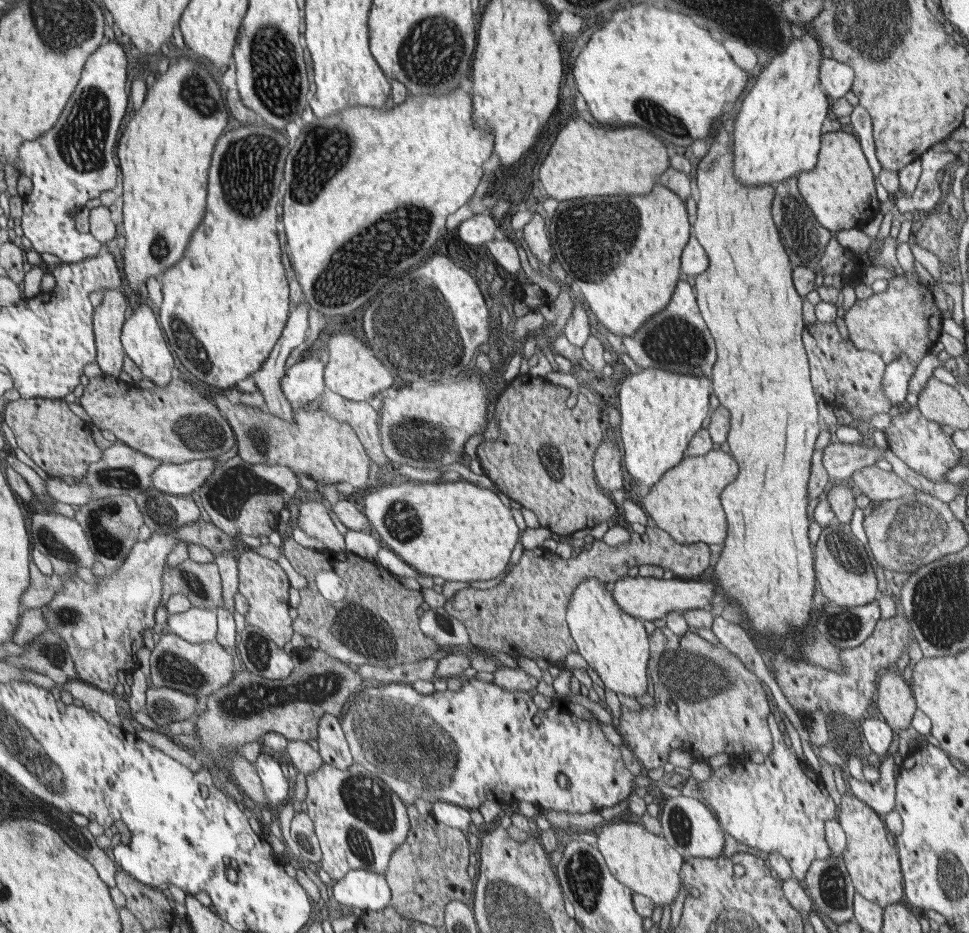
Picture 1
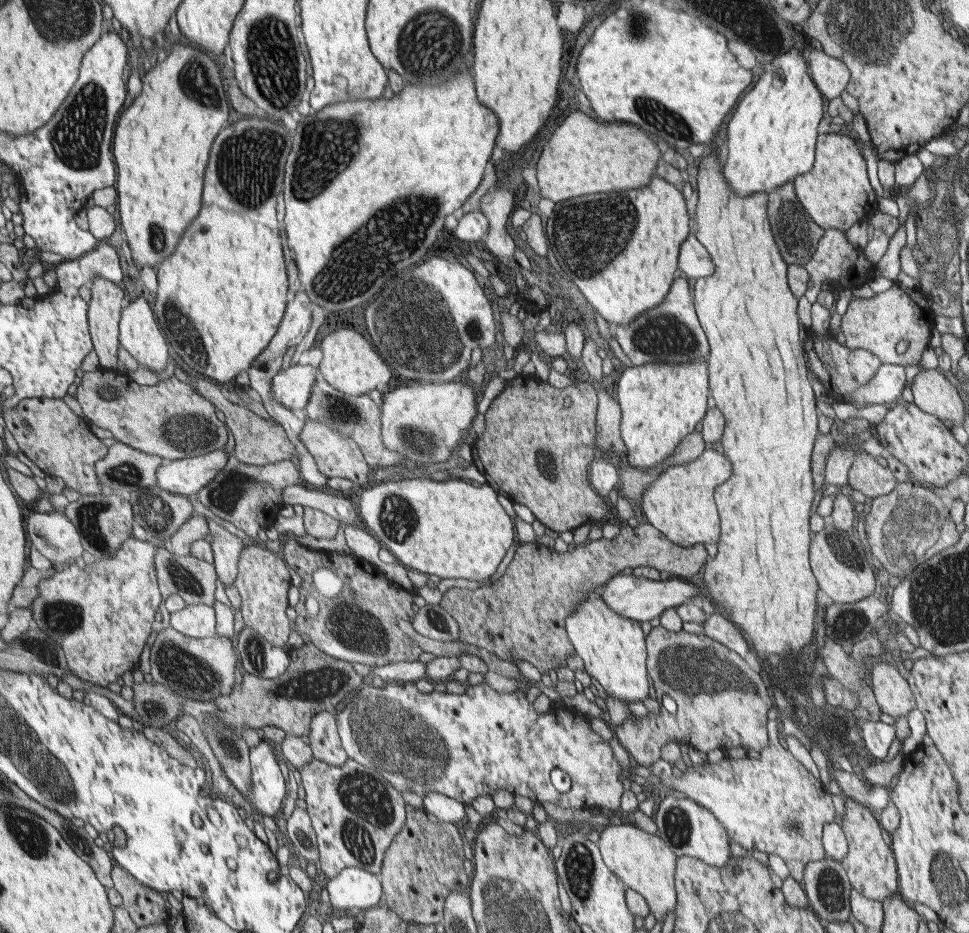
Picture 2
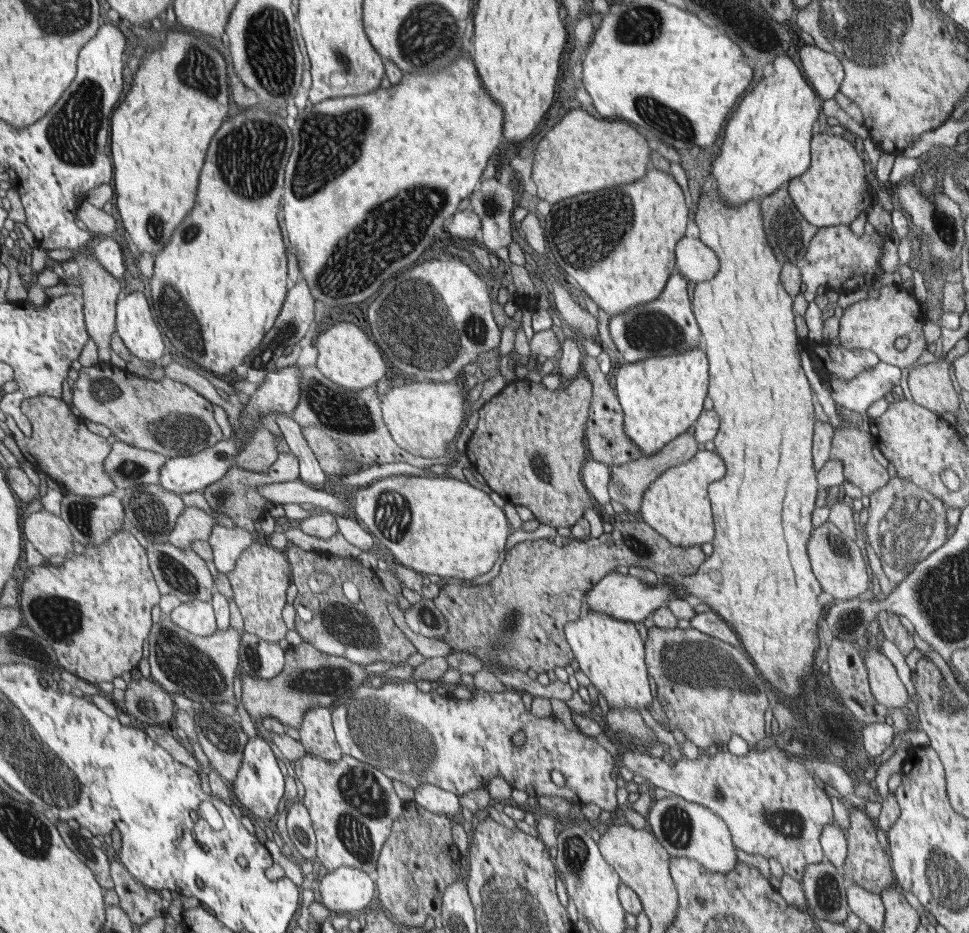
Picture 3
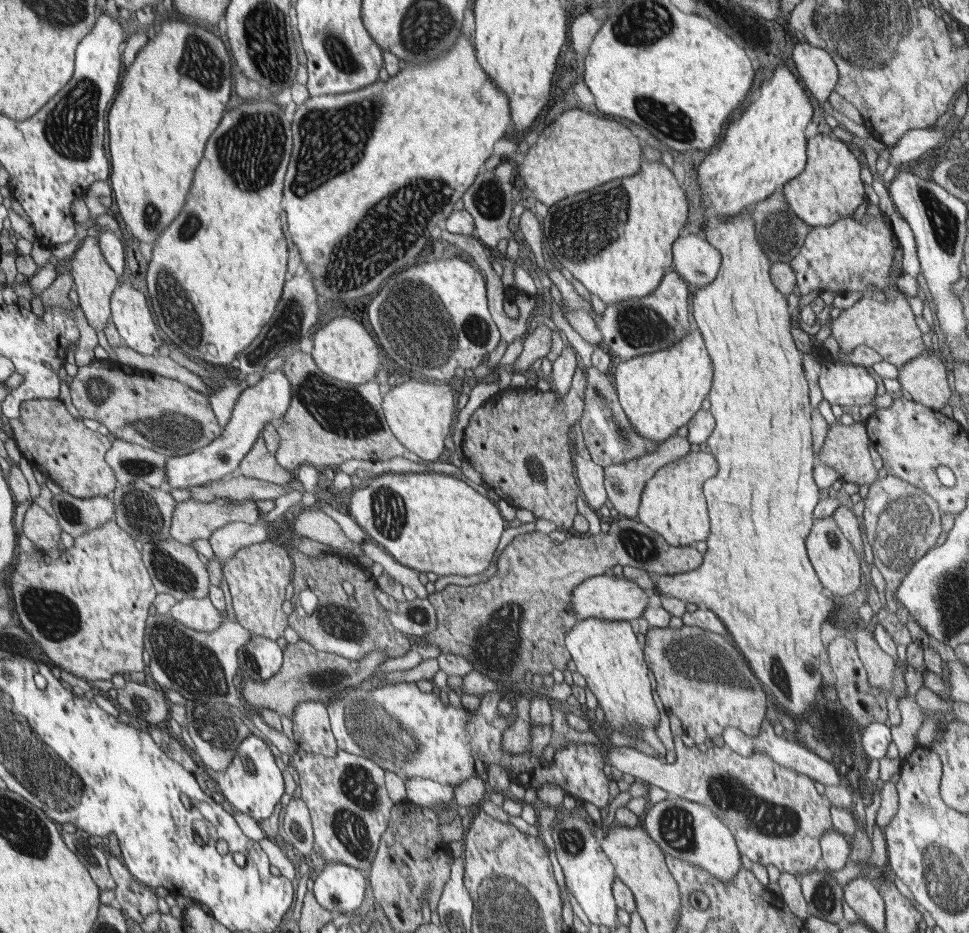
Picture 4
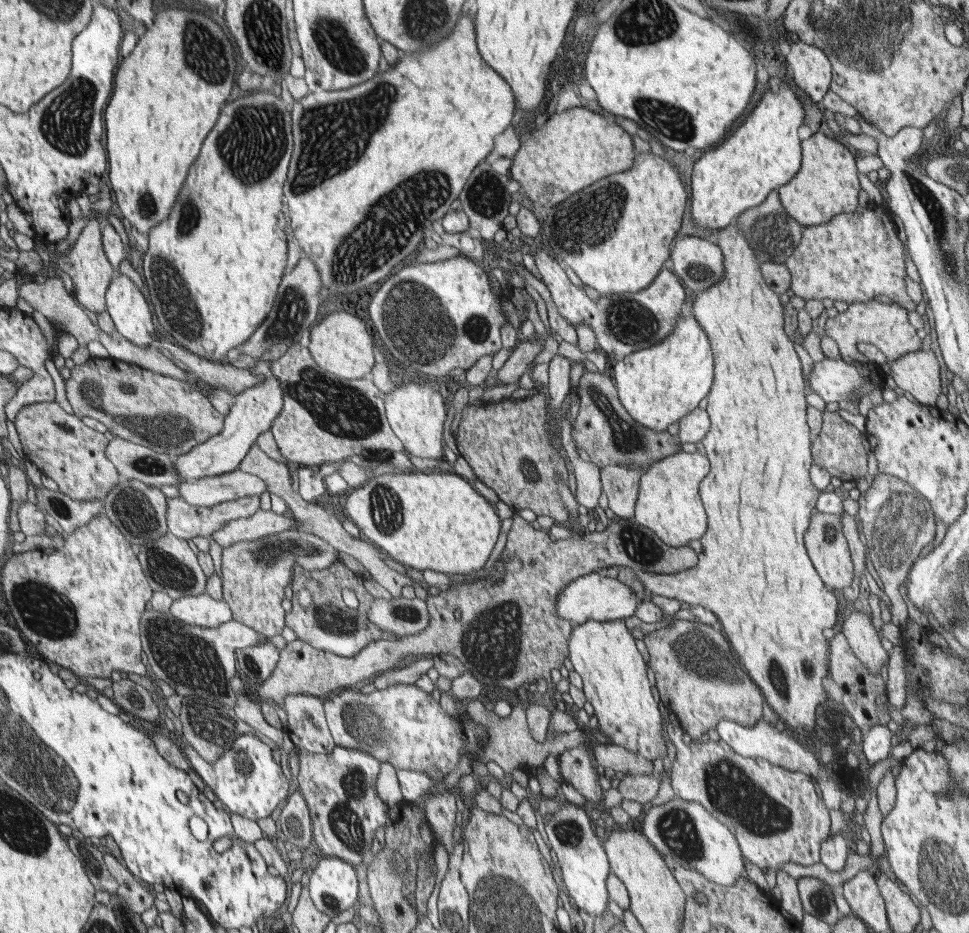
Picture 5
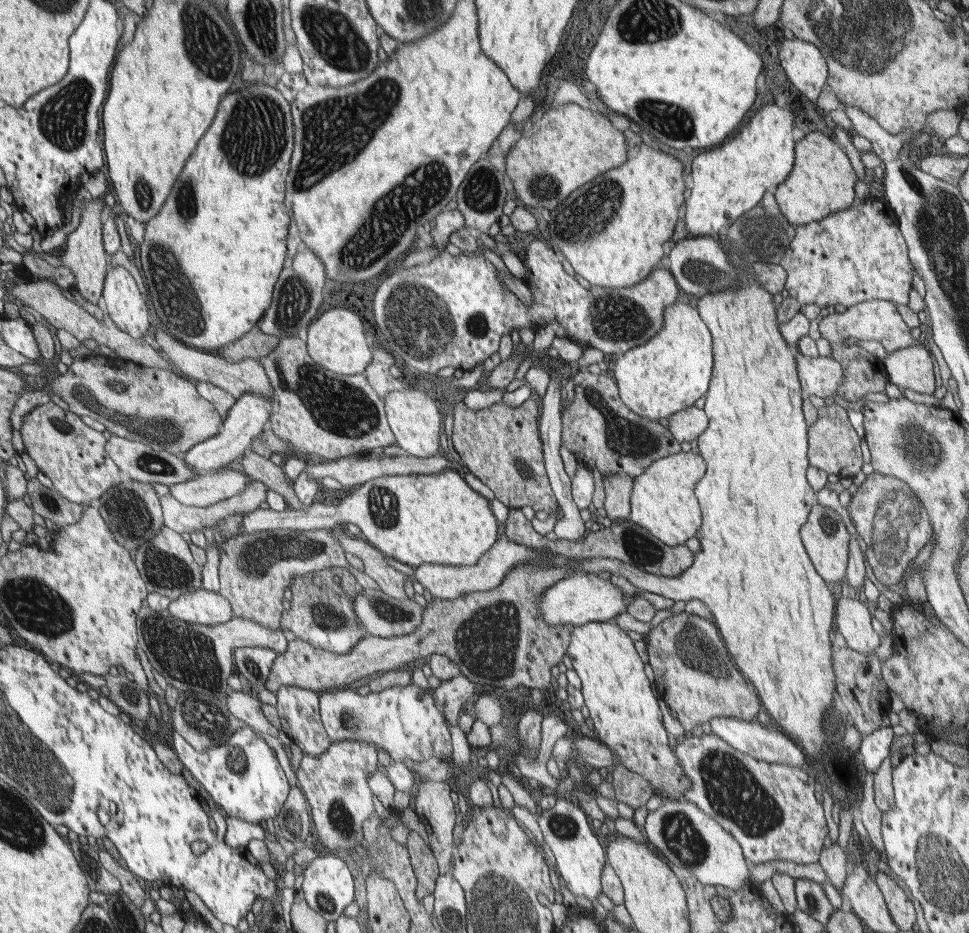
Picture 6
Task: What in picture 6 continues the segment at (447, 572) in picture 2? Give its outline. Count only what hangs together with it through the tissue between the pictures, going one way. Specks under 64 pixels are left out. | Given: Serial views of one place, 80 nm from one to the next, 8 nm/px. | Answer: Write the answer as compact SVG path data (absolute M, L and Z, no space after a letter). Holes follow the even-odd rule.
M456 468L454 470L445 470L442 471L442 474L434 473L432 475L397 475L397 476L382 476L367 482L362 483L356 488L352 489L352 494L348 497L344 497L340 504L334 506L334 504L330 503L322 503L314 501L312 505L308 506L308 508L304 508L302 511L296 511L291 508L287 508L284 512L275 512L270 508L258 508L254 510L254 512L246 514L243 517L241 522L241 532L240 534L254 534L255 532L262 532L263 530L285 530L285 531L308 531L308 530L330 530L334 525L344 526L346 524L355 524L360 530L362 534L362 538L368 541L373 547L376 547L380 552L383 552L385 556L391 556L392 558L398 560L398 562L403 562L405 565L409 567L416 568L422 564L436 564L436 565L450 565L450 567L474 567L476 562L481 560L481 556L486 552L489 552L491 548L493 548L494 542L496 542L496 530L498 530L498 522L496 522L496 518L494 514L492 514L493 510L490 510L490 504L488 504L488 500L484 500L478 492L474 492L466 482L464 482L464 478L462 476L458 476L456 474Z

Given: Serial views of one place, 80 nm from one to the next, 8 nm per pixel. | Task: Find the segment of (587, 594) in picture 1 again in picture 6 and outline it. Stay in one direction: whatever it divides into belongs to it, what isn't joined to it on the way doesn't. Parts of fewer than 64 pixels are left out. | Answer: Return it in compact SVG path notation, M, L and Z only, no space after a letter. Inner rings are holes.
M615 620L586 623L571 631L569 656L580 677L581 693L600 742L610 748L628 770L648 779L655 794L661 792L668 796L665 800L683 798L691 782L683 773L681 760L668 746L660 706L652 694L652 684L644 674L644 662L632 638L616 626Z

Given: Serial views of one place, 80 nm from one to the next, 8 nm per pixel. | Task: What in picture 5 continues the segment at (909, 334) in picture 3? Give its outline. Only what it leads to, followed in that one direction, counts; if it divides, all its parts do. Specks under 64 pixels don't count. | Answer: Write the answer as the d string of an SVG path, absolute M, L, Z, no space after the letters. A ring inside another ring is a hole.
M875 299L866 302L853 302L848 305L848 309L838 315L826 320L826 326L822 334L826 334L834 339L839 345L842 354L842 360L855 366L865 378L865 384L855 392L852 400L859 399L860 396L868 394L874 388L883 388L885 368L877 366L869 359L864 358L863 354L858 352L856 344L865 342L873 344L879 348L887 362L902 358L902 355L908 352L916 352L922 348L922 339L916 333L917 329L908 321L907 308L893 302L890 304L880 303Z

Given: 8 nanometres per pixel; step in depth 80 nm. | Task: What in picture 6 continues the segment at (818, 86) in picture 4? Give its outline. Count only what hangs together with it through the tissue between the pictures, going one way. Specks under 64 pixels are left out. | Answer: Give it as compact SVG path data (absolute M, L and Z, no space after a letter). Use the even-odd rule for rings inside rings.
M784 39L779 59L790 82L808 101L816 102L827 83L828 65L821 50L802 39Z

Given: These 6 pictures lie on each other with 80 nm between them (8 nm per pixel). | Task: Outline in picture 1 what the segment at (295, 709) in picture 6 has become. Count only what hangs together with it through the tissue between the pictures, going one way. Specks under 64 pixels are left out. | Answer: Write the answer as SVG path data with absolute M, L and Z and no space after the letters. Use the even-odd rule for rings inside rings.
M326 714L318 721L318 752L326 764L346 770L353 765L353 756L338 718Z

